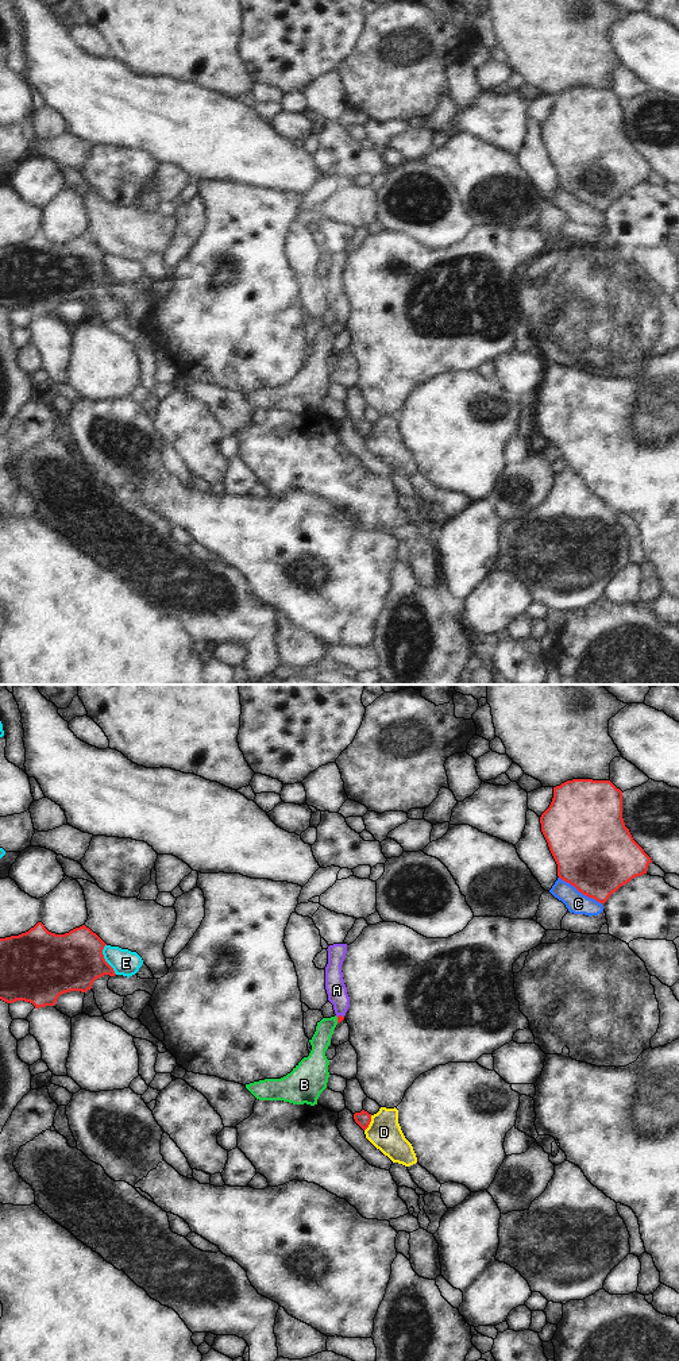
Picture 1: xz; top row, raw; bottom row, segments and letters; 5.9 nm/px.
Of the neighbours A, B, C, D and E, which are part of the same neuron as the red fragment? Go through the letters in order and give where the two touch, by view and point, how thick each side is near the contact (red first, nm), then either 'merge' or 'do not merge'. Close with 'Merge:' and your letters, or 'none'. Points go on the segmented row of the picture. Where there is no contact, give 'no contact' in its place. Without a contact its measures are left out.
A: xz (340, 1016) | 40/120 nm | do not merge
B: xz (338, 1020) | 40/120 nm | merge
C: xz (581, 891) | 480/130 nm | do not merge
D: xz (369, 1124) | 90/200 nm | do not merge
E: xz (104, 959) | 340/150 nm | do not merge
Merge: B

